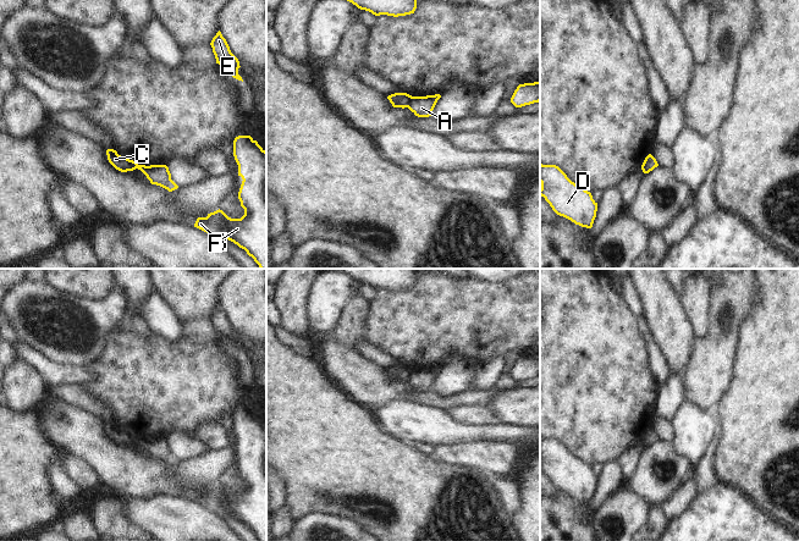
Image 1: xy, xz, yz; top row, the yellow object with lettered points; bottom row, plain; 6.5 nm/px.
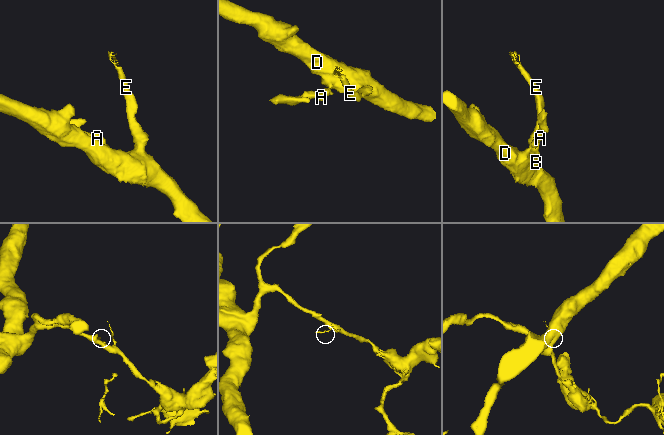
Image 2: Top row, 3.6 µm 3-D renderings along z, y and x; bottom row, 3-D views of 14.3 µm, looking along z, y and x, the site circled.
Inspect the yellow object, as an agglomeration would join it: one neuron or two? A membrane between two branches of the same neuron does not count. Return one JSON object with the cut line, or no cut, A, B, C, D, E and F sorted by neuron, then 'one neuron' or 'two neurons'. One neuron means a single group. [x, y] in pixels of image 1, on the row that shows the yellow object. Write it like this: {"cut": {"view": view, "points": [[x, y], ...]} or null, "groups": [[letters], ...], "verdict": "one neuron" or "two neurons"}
{"cut": {"view": "xz", "points": [[412, 97], [407, 106]]}, "groups": [["A", "B", "D", "E", "F"], ["C"]], "verdict": "two neurons"}

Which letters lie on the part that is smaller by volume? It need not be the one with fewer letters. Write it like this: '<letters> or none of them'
C

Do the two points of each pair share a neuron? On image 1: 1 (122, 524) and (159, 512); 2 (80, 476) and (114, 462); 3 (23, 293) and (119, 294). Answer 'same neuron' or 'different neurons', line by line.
1: different neurons
2: different neurons
3: same neuron

